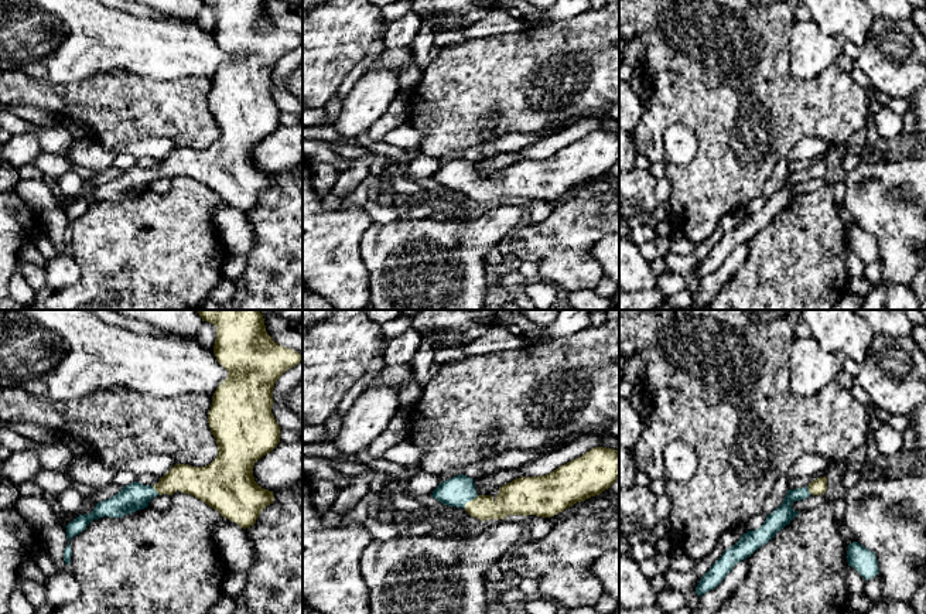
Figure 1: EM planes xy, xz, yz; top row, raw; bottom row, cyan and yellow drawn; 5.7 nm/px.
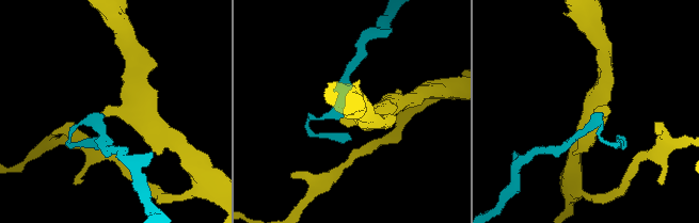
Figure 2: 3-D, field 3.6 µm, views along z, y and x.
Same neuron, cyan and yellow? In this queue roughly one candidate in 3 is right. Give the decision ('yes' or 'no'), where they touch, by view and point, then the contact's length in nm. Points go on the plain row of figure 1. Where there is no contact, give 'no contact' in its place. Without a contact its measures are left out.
yes | xz (470, 183) | 110 nm

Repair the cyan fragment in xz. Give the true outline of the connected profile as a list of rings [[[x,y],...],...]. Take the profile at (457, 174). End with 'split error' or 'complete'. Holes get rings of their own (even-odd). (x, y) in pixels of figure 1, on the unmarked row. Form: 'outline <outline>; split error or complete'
outline [[[595,130],[582,137],[581,140],[560,149],[554,154],[539,160],[520,160],[508,166],[499,171],[499,177],[493,181],[492,178],[478,178],[475,173],[474,163],[458,157],[440,168],[433,174],[431,180],[448,190],[464,191],[471,199],[488,204],[488,202],[505,202],[508,198],[536,198],[541,201],[551,201],[558,195],[573,190],[577,185],[585,184],[591,180],[599,178],[602,174],[608,173],[619,160],[619,133]]]; split error

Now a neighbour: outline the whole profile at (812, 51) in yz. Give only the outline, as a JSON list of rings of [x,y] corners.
[[[795,21],[789,34],[790,74],[809,81],[837,62],[844,54],[845,38],[824,34],[816,21]]]

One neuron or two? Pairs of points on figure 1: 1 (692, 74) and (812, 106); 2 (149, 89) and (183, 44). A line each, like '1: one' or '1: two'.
1: one
2: two

